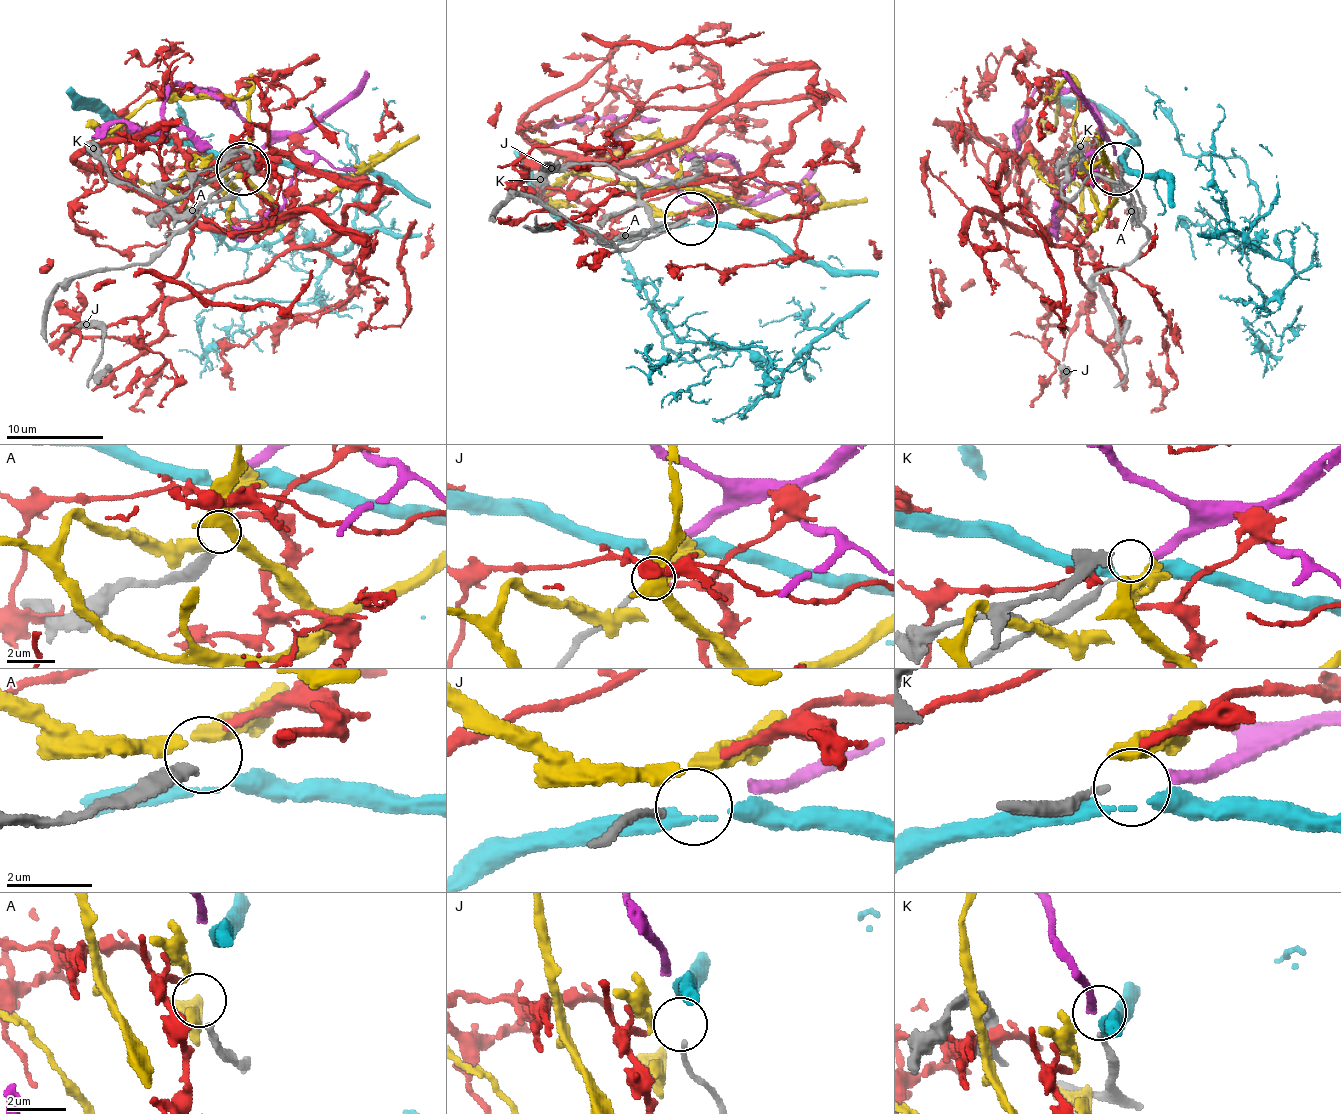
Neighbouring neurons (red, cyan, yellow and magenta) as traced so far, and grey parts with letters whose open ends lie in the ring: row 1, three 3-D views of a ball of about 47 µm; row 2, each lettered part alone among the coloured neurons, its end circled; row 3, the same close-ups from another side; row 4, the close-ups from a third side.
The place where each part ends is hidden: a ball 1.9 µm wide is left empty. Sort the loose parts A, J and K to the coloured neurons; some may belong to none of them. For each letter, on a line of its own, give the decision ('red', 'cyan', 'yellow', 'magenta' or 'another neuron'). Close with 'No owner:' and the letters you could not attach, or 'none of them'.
A: another neuron
J: another neuron
K: magenta
No owner: A, J

